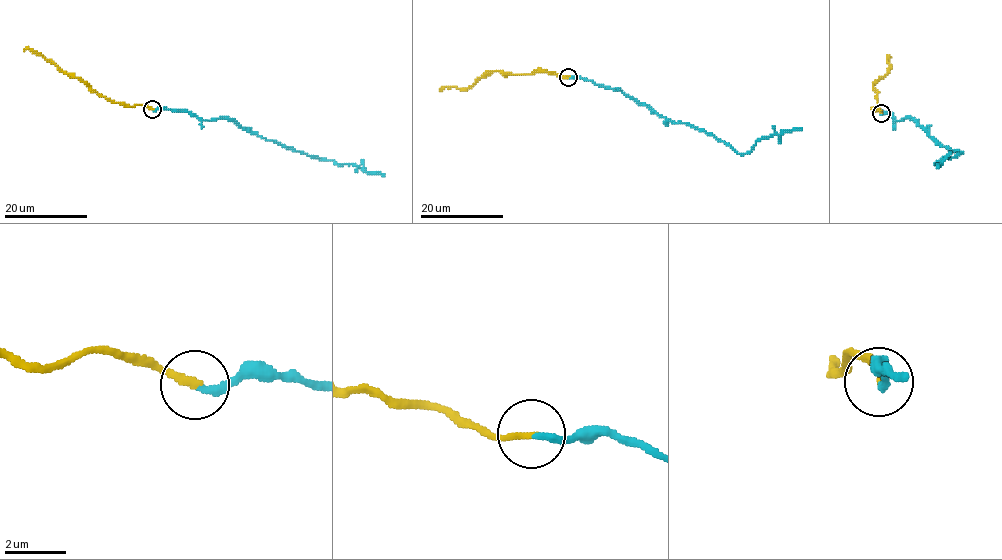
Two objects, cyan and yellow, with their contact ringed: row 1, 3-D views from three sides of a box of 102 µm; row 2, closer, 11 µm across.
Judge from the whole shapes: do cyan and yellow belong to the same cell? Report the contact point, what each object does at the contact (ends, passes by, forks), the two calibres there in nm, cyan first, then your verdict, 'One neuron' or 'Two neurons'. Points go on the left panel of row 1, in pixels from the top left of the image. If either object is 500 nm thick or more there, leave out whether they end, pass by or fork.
Place: (152, 109). At the ring cyan ends. At the ring yellow ends. Thickness 240 nm (cyan) against 240 nm. One neuron

